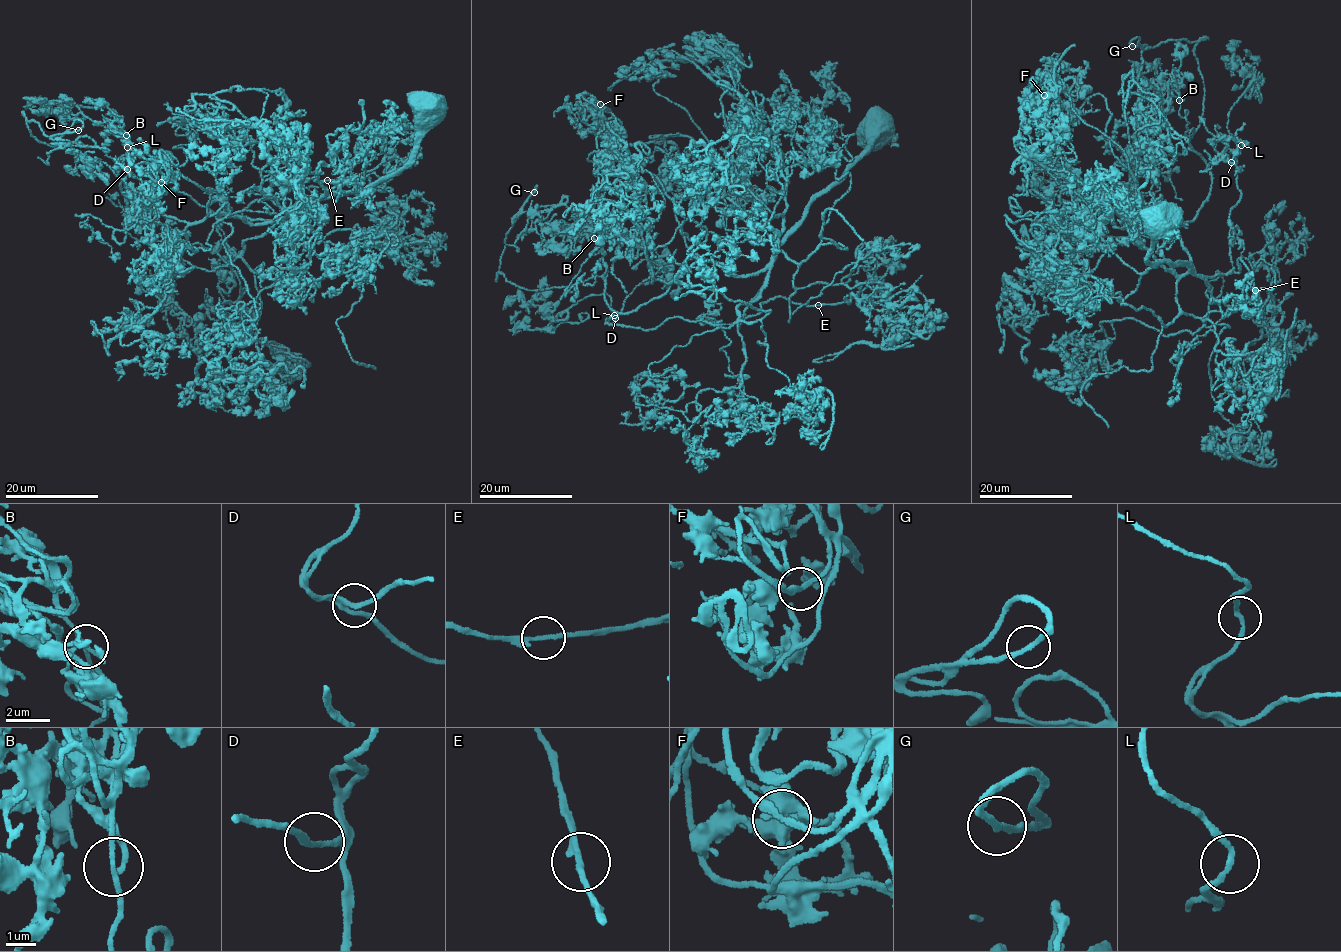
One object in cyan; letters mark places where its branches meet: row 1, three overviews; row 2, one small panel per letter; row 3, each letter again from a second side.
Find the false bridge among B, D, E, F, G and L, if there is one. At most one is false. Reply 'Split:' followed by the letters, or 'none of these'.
Split: none of these

